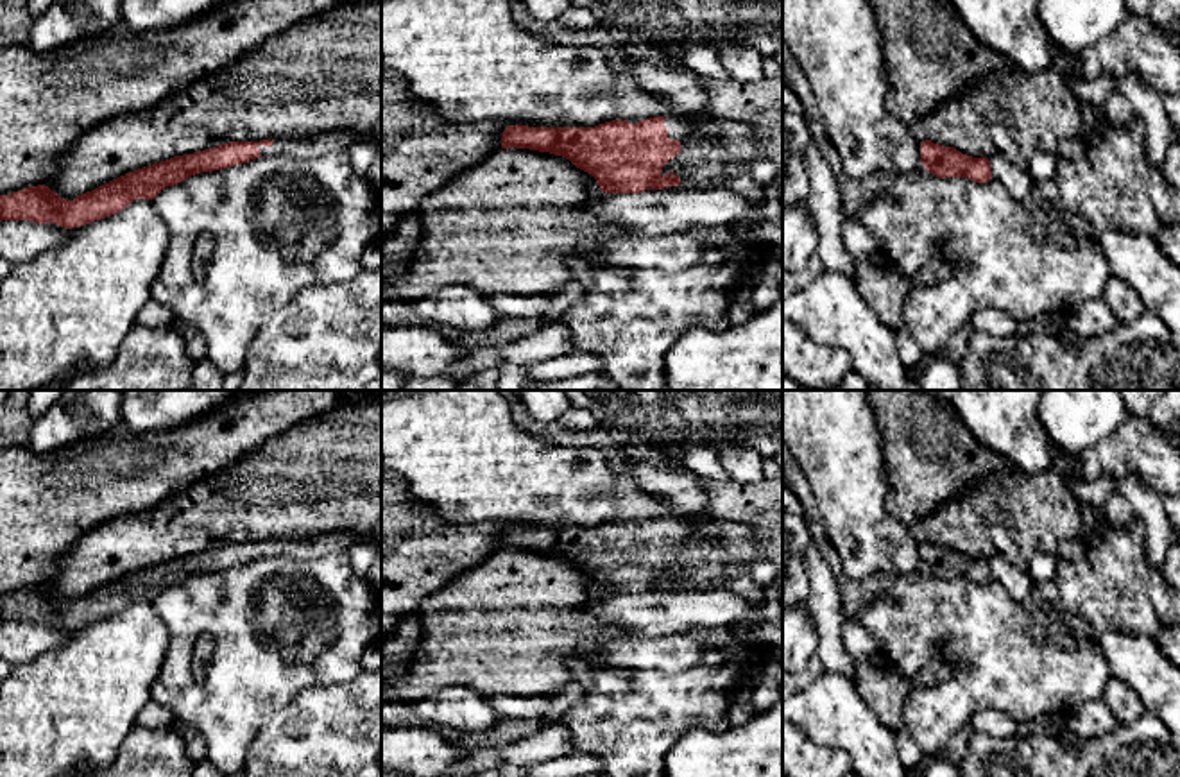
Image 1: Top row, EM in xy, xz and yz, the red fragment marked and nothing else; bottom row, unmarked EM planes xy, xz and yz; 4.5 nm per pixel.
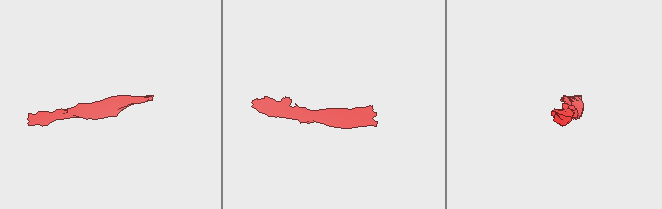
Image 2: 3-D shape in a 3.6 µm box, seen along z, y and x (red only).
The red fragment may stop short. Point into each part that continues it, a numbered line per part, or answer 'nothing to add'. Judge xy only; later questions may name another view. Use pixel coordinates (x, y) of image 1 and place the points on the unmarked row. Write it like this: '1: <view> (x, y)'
1: xy (314, 546)

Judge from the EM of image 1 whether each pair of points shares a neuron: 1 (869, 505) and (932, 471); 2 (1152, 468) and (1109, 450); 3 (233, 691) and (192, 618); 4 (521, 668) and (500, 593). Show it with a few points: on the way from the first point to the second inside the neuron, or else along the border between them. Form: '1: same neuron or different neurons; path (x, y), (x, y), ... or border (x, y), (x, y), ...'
1: different neurons; border (883, 455), (887, 509), (908, 527)
2: same neuron; path (1141, 461), (1120, 455)
3: same neuron; path (233, 668), (233, 638), (215, 620)
4: same neuron; path (504, 650), (498, 645), (498, 614), (502, 611)

